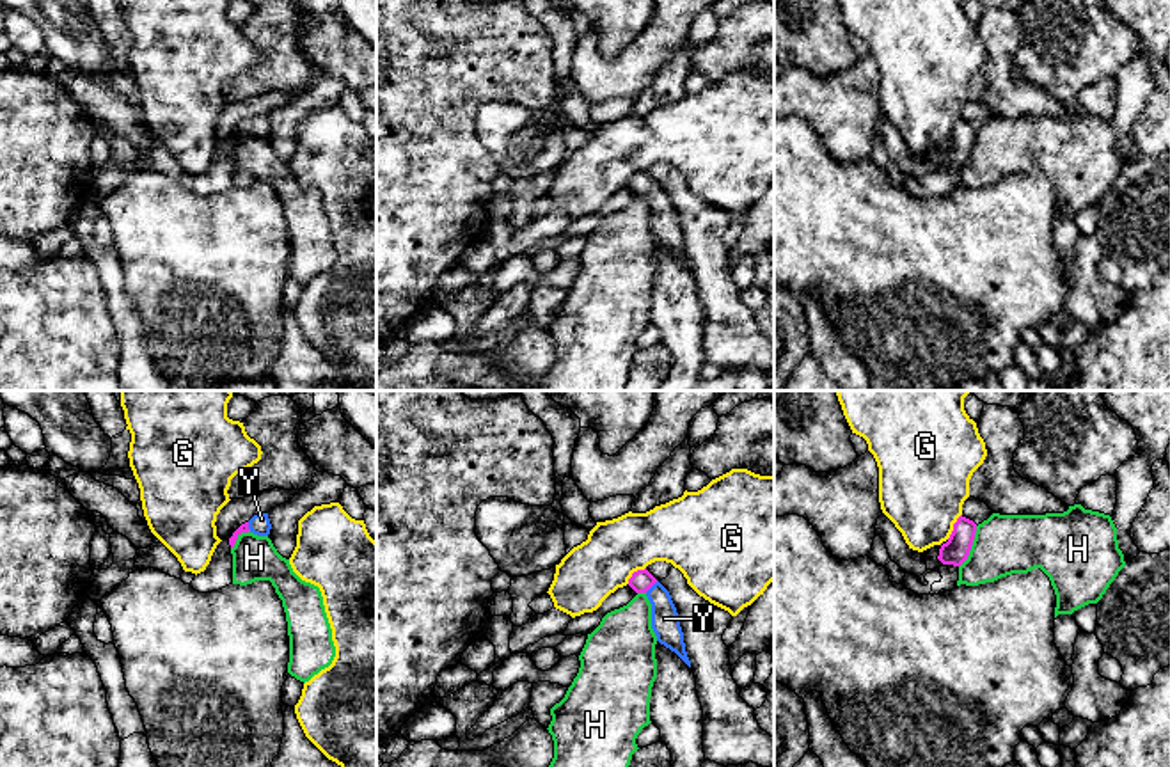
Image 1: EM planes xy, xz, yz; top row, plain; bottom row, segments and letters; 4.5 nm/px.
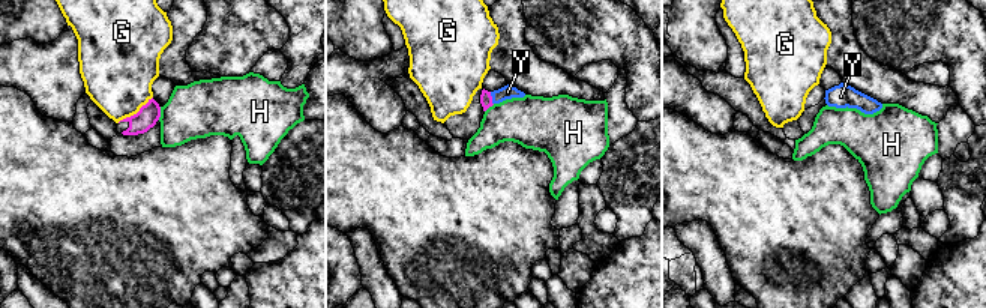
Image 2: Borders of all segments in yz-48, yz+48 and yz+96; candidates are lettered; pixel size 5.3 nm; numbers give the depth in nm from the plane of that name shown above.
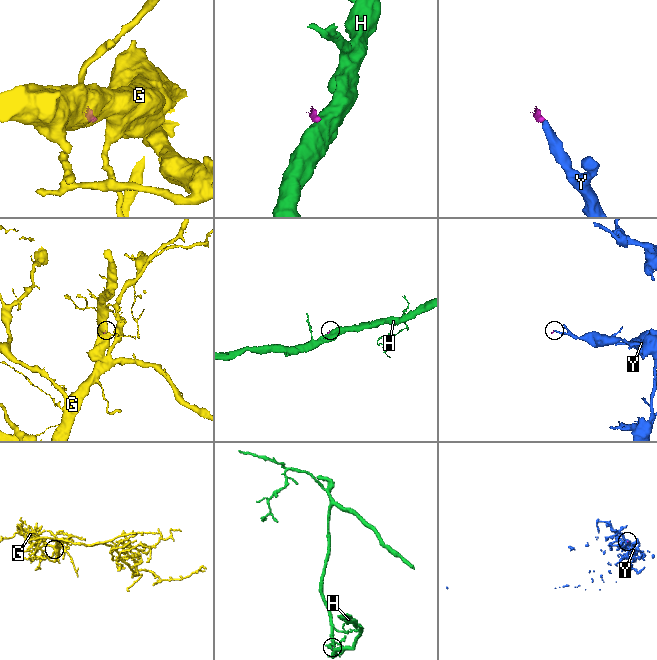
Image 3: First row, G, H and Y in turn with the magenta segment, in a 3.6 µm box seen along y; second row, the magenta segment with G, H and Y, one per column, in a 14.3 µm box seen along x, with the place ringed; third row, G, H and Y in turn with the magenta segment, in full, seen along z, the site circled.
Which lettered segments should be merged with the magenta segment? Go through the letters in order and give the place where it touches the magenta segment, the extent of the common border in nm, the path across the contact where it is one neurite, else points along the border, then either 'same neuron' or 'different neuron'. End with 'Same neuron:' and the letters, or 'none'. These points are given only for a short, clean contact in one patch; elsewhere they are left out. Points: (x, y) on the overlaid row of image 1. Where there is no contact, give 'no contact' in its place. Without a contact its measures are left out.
G: meets magenta in yz at (954, 526); contact 140 nm long; border along yz (961, 513), (947, 538); different neuron
H: meets magenta in yz at (970, 547); contact 200 nm long; border along yz (977, 526), (968, 558), (959, 567); different neuron
Y: meets magenta in xz at (650, 586); contact 80 nm long; runs through xz (641, 581), (650, 586), (661, 600), (664, 618); same neuron
Same neuron: Y

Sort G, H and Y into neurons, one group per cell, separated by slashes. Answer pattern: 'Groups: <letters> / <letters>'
Groups: G / H / Y

